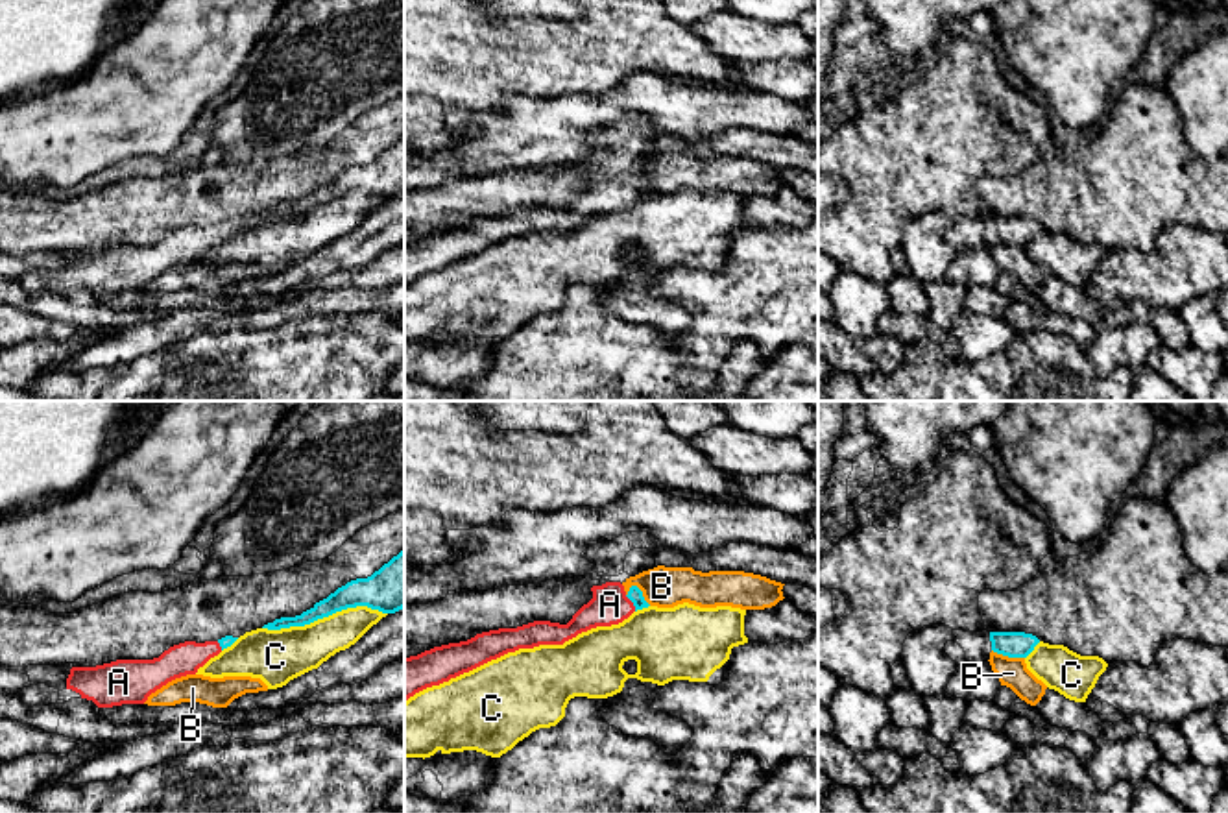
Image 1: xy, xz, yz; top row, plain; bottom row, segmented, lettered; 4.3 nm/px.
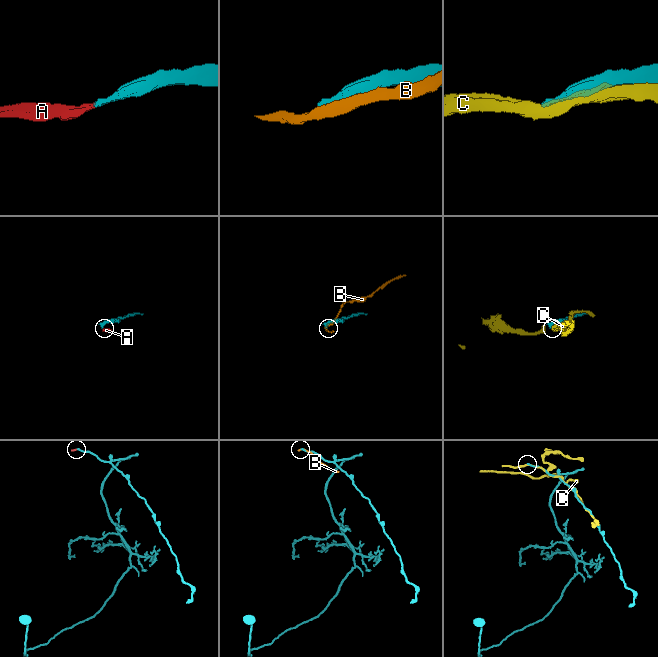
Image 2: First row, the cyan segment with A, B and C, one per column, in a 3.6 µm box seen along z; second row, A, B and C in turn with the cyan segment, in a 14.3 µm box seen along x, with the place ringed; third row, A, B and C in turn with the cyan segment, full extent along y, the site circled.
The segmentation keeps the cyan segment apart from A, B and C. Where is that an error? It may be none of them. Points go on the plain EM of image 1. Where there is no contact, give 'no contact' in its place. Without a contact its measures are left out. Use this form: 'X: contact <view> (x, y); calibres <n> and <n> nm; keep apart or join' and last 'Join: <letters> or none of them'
A: contact xz (632, 187); calibres 60 and 160 nm; join
B: contact xz (641, 178); calibres 60 and 180 nm; keep apart
C: contact xy (324, 202); calibres 150 and 220 nm; keep apart
Join: A

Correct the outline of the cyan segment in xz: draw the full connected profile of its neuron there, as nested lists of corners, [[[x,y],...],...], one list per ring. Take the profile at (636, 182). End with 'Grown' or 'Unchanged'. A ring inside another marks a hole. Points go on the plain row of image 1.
[[[606,168],[593,172],[591,177],[593,185],[567,211],[534,207],[517,214],[482,218],[467,227],[434,233],[404,244],[404,288],[427,273],[449,268],[508,238],[539,231],[563,231],[582,218],[619,211],[633,198],[650,192],[637,172],[626,179],[620,168]]]. Grown

